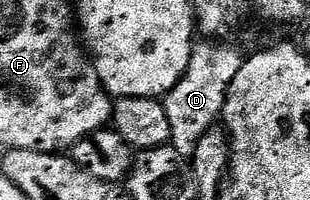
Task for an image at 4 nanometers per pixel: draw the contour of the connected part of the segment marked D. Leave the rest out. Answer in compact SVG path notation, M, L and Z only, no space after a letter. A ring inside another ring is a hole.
M230 43L199 44L189 61L189 70L162 99L168 116L171 145L188 159L193 158L203 135L221 118L228 87L236 79L244 60L243 54L240 55L236 48L226 44Z

